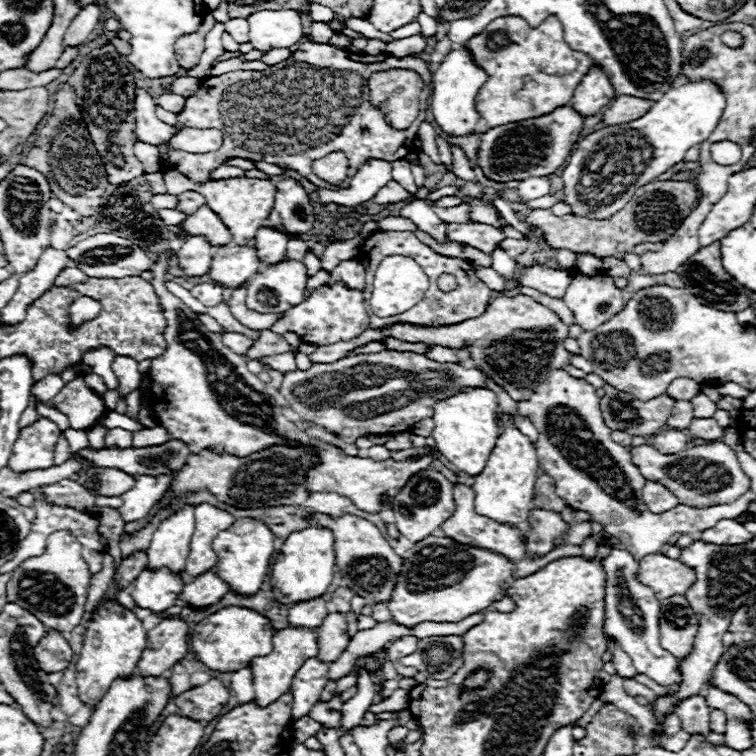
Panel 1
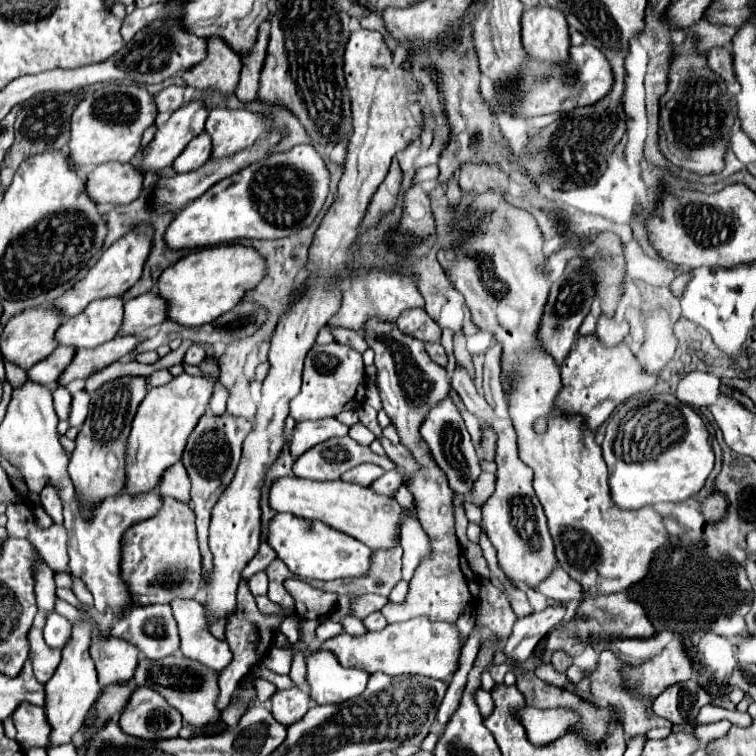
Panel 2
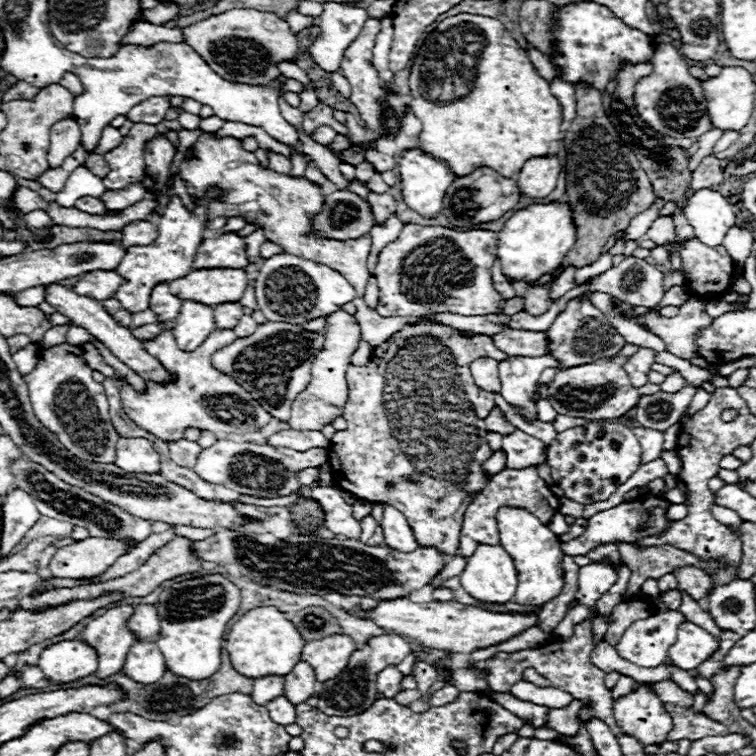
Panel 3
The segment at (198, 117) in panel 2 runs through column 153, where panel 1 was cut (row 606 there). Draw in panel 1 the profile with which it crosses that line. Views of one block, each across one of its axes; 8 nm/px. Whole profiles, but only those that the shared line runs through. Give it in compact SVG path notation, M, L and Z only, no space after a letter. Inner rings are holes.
M168 568L144 570L132 584L132 596L138 606L162 612L178 602L184 586L182 574L174 574Z

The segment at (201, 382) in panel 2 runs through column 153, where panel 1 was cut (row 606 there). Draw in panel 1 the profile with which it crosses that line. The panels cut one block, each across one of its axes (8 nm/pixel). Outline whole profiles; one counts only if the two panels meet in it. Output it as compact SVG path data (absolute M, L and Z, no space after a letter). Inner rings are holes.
M428 536L402 556L404 570L388 602L396 624L402 626L414 626L418 622L458 622L468 614L482 612L506 596L502 584L514 574L514 562L506 556L466 546L446 536Z

